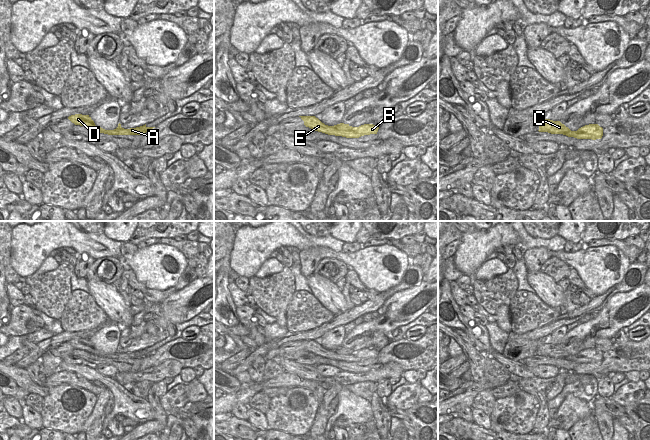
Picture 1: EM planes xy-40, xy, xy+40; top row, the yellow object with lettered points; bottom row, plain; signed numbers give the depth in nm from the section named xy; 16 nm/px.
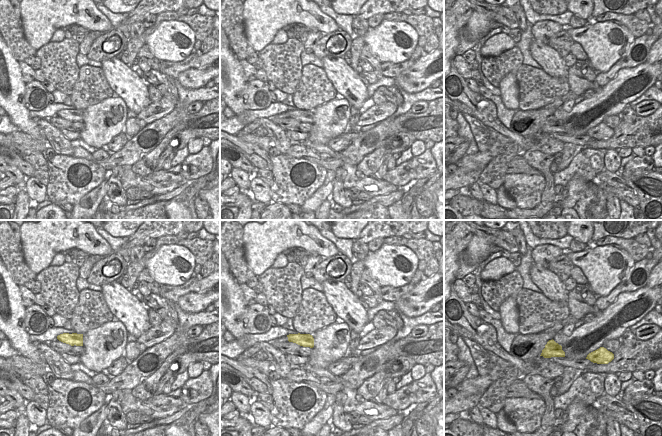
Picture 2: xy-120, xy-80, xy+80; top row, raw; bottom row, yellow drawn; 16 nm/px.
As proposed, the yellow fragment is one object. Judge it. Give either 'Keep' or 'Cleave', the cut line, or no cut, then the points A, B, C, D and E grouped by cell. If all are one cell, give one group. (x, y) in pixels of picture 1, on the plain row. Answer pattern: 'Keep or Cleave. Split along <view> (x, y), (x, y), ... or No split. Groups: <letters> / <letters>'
Cleave. Split along xy (331, 350), (343, 355), (351, 355), (356, 351). Groups: A B D E / C

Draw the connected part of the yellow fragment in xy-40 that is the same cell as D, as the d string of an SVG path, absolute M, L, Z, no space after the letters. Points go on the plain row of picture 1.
M75 338L68 341L68 343L75 349L84 350L88 353L104 357L108 359L141 359L151 355L155 351L147 351L146 348L136 352L130 352L127 356L119 356L118 354L105 354L95 349L94 345L89 339Z

